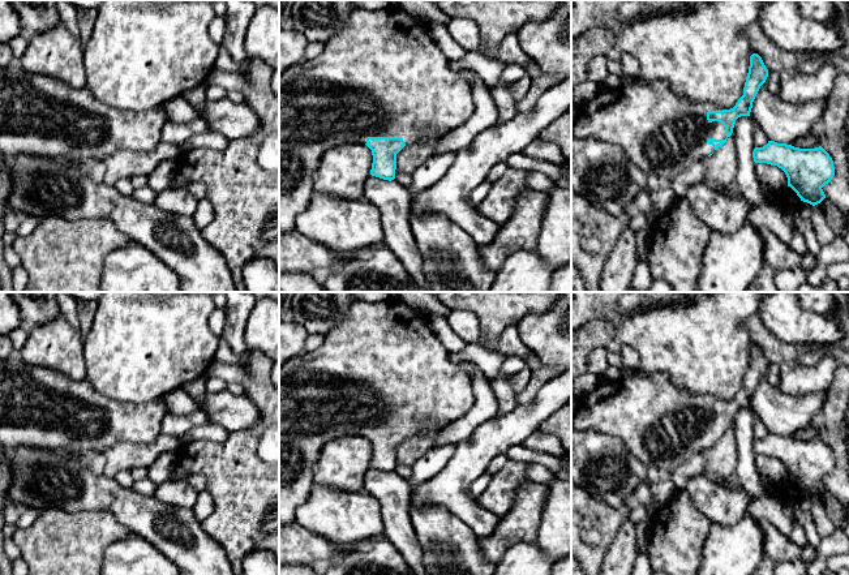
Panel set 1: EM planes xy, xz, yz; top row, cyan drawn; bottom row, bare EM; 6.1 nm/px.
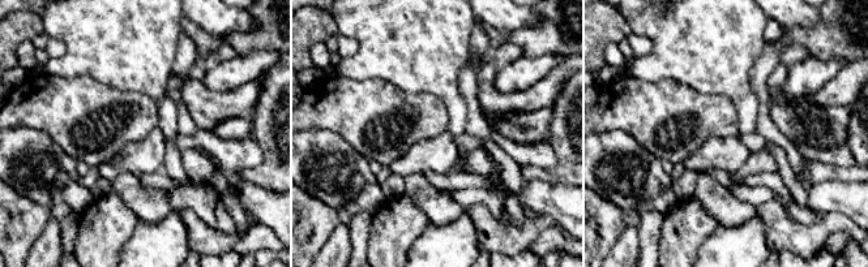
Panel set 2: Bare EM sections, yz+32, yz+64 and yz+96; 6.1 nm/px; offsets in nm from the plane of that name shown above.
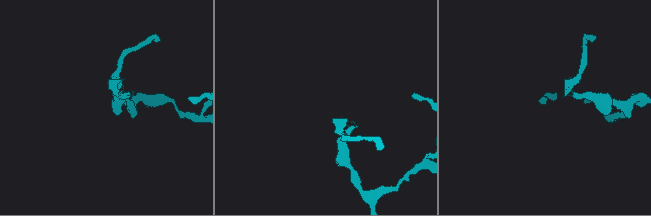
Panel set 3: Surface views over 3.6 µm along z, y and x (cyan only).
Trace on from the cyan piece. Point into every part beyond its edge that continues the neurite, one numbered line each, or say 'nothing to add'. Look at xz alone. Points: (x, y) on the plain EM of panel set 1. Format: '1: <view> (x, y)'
1: xz (382, 367)

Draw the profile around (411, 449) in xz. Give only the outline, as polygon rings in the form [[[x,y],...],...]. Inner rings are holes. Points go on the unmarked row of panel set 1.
[[[424,429],[421,433],[416,433],[412,437],[406,437],[396,446],[396,462],[395,465],[411,467],[417,459],[420,459],[429,449],[433,447],[437,438],[438,429]]]

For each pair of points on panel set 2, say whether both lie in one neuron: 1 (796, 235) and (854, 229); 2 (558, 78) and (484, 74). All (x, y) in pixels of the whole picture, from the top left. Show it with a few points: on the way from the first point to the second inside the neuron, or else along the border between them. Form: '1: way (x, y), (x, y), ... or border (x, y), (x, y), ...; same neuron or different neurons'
1: way (811, 235), (816, 235), (829, 224), (839, 224); same neuron
2: border (491, 80), (478, 86); different neurons

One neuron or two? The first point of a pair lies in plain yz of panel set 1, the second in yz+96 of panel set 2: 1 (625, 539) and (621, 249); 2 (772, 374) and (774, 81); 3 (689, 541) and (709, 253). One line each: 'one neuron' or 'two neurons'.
1: one neuron
2: one neuron
3: two neurons

